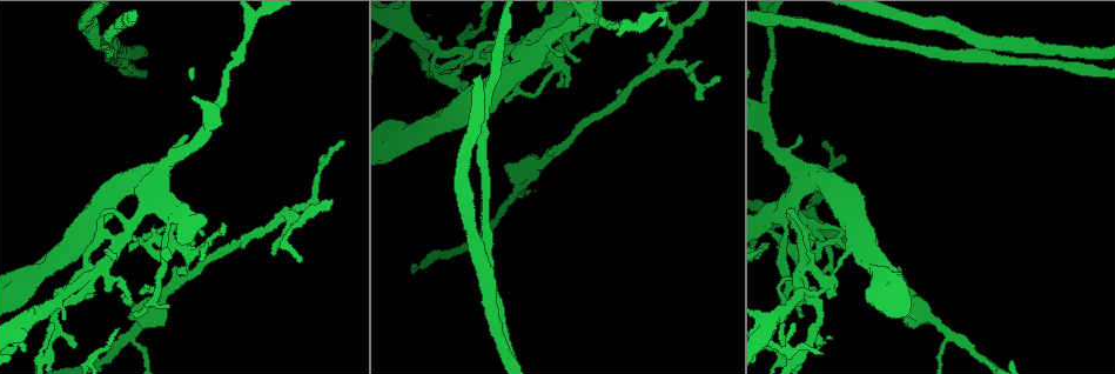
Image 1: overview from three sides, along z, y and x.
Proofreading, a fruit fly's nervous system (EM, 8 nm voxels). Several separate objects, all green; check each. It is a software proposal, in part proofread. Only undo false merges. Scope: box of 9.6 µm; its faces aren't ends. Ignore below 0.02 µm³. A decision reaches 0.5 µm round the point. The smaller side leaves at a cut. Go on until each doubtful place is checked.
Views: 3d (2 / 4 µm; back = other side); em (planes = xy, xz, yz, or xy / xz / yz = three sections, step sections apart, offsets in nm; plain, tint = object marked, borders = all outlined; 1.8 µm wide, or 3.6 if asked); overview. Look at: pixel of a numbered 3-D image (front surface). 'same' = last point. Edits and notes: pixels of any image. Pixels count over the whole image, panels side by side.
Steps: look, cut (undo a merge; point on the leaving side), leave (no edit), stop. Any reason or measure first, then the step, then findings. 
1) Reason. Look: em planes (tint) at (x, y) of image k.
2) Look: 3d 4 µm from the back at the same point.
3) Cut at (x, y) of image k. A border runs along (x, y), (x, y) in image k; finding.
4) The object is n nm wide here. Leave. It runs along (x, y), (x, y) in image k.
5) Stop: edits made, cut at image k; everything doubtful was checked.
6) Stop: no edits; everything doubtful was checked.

Sharp bend. Look: em planes (tint) at (822, 292) of image 1.

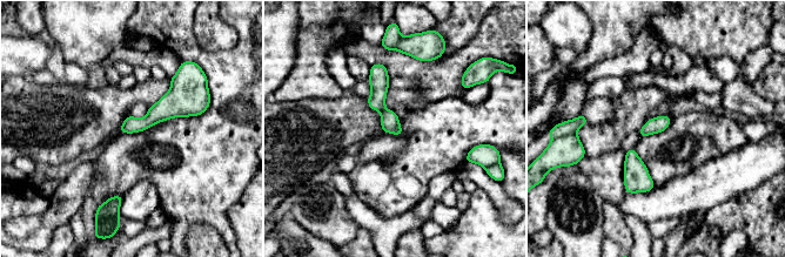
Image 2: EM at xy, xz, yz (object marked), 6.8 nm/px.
Leave. It runs along (378, 66), (378, 105), (398, 132) in image 2; continuous, no second neuron.

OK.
Look: 3d 2 µm at (19, 330) of image 1.

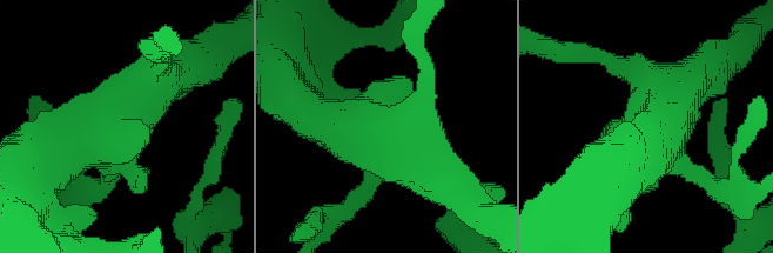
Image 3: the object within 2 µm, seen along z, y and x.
4 arms meet here. Look: em yz step 16 (tint) at (664, 129) of image 3.

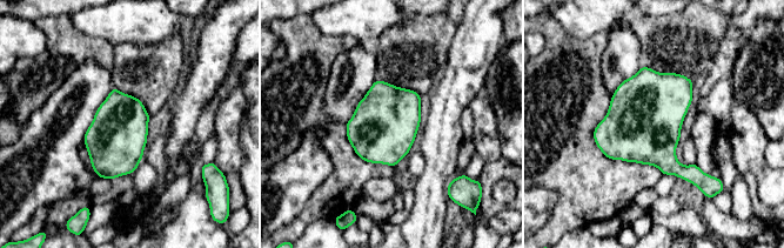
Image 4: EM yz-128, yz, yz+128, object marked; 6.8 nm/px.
Another direction. Look: em planes (tint) at the same point.

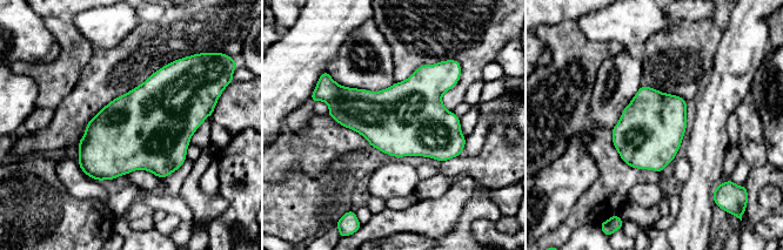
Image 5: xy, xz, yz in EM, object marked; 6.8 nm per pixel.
Leave. One neuron here.

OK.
Thick turns thin. Look: 3d 2 µm at (804, 355) of image 1.

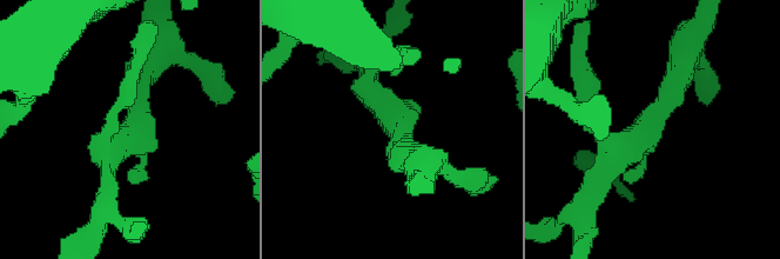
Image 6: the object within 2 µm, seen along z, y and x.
Look: em planes (tint) at (650, 120) of image 6.

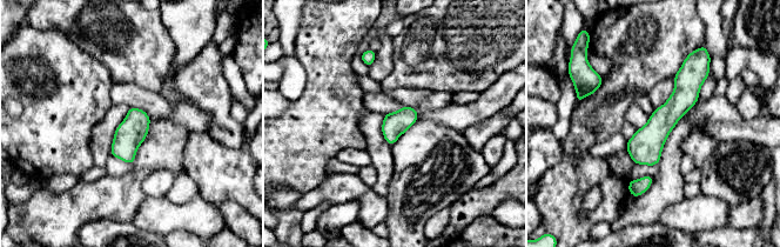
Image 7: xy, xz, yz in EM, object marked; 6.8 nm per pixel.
The object is 160 nm wide here. Leave. Continuous, no second neuron.

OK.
Two arms at a narrow angle. Look: 3d 4 µm at (465, 52) of image 1.

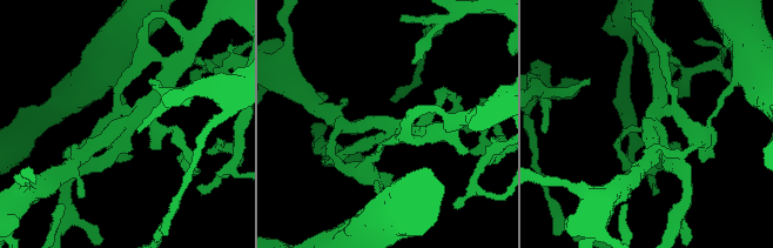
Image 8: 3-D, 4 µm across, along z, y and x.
Look: em planes (tint) at (128, 125) of image 8.

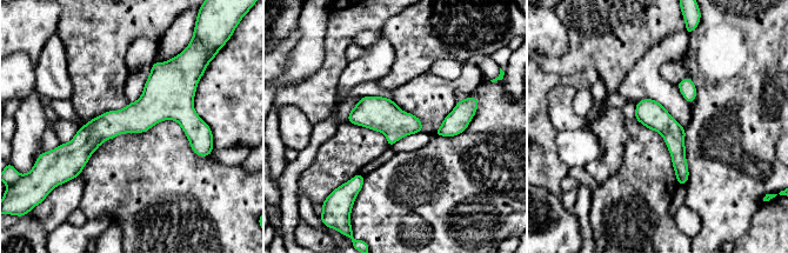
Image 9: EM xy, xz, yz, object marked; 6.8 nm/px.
Leave. It runs along (202, 128), (146, 112), (66, 147) in image 9; continuous, no second neuron.

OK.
Arms run side by side. Look: 3d 4 µm at (116, 45) of image 1.

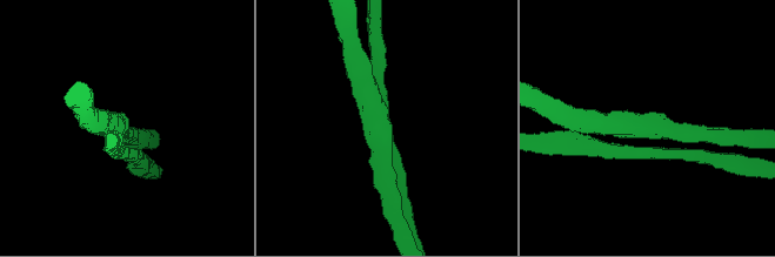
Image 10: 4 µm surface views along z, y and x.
4 arms meet here; need the tissue. Look: em planes (plain) at (379, 113) of image 10.

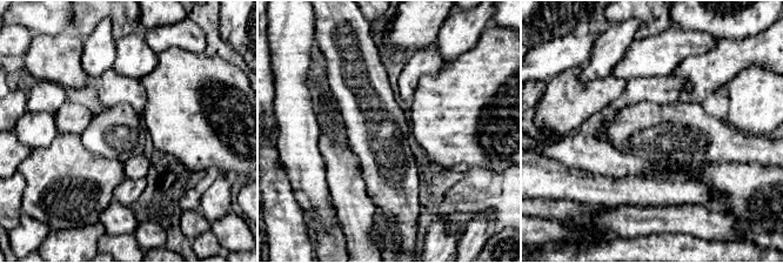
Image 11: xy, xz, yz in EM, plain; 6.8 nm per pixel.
Look: em planes (tint) at the same point.

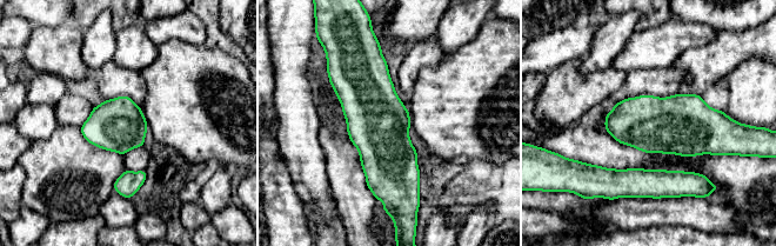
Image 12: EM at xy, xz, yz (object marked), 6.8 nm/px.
Leave. All the same neuron.

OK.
Stop: no edits; everything doubtful was checked.

